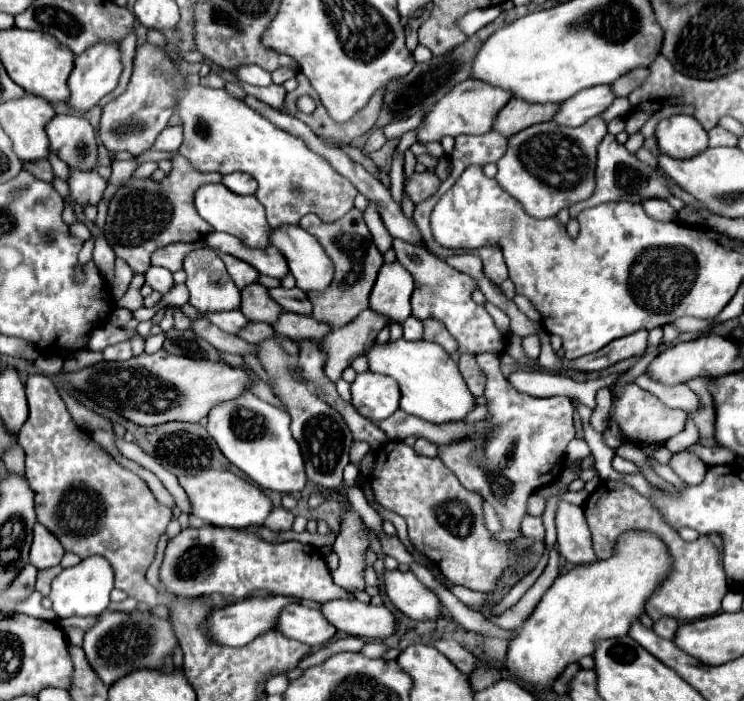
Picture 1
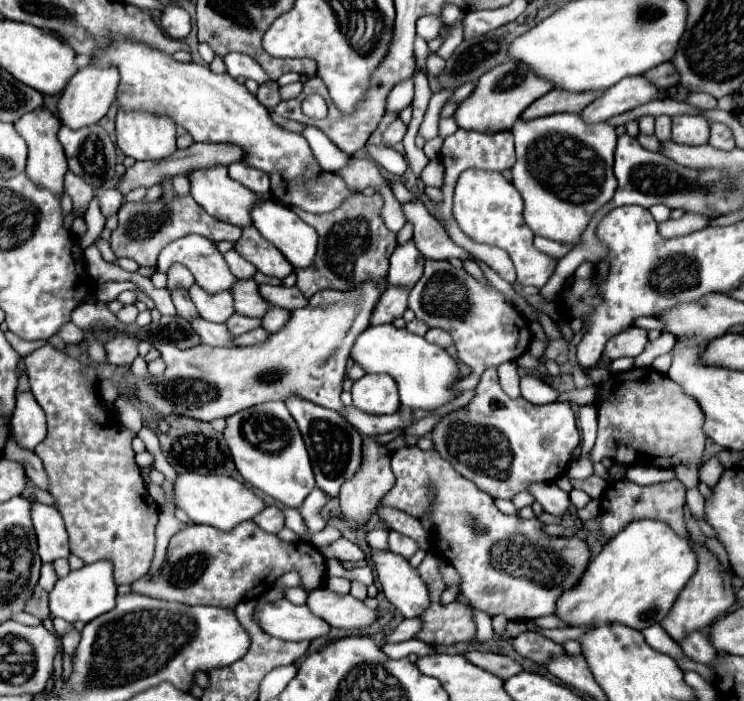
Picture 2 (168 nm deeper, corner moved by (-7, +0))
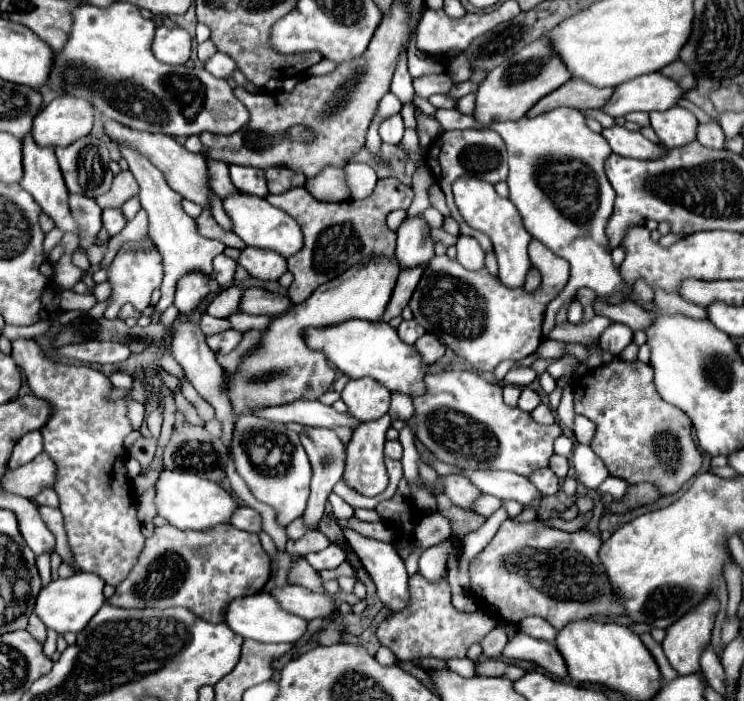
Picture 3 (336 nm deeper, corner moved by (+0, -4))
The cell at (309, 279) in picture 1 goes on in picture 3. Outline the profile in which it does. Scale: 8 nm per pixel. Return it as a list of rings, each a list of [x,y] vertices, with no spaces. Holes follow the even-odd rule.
[[[234,194],[234,196],[228,196],[224,200],[224,210],[232,218],[234,232],[244,240],[246,246],[270,248],[270,250],[282,254],[284,258],[300,252],[304,246],[300,226],[292,220],[292,216],[284,214],[280,208],[274,208],[266,198],[258,198],[252,194]]]

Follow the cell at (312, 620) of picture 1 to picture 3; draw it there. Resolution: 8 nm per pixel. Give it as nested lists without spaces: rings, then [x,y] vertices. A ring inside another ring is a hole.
[[[260,592],[250,598],[234,600],[226,608],[226,624],[242,638],[250,638],[256,642],[290,642],[290,644],[298,642],[308,626],[308,622],[304,618],[282,610],[280,604],[276,602],[276,598],[272,598],[272,594],[268,594],[268,592]]]

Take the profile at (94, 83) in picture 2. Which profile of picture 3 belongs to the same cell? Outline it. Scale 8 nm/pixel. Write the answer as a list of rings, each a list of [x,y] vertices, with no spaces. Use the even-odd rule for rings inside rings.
[[[62,94],[38,112],[32,136],[40,146],[68,146],[90,134],[94,124],[94,106],[86,98]]]

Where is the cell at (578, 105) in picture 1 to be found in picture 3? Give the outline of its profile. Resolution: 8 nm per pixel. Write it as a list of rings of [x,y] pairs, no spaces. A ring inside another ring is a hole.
[[[654,72],[618,84],[612,98],[600,110],[612,118],[622,118],[634,110],[662,112],[672,108],[682,94],[684,90],[680,90],[676,82],[662,76],[660,72]]]

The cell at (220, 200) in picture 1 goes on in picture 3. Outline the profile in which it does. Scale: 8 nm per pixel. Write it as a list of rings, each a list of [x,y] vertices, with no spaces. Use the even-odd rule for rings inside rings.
[[[106,122],[104,124],[106,134],[116,140],[116,142],[128,142],[134,150],[138,150],[140,154],[144,154],[156,168],[162,170],[166,182],[170,184],[172,190],[176,190],[178,194],[182,194],[182,198],[202,206],[202,208],[210,208],[210,178],[208,178],[208,164],[204,160],[202,154],[192,154],[188,152],[182,144],[178,144],[172,136],[166,134],[152,134],[152,132],[138,132],[132,130],[128,126],[120,126],[118,122]]]

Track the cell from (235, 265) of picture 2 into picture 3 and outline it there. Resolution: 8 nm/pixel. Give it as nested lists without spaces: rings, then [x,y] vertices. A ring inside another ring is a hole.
[[[218,254],[214,258],[214,278],[220,286],[228,286],[234,280],[234,272],[236,272],[236,260]]]

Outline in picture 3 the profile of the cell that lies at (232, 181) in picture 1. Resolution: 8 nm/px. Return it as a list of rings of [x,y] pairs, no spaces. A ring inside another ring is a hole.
[[[232,164],[232,166],[230,166],[230,178],[232,178],[234,186],[236,186],[240,192],[244,192],[244,194],[268,196],[264,170],[260,170],[260,168],[250,168],[250,166]]]

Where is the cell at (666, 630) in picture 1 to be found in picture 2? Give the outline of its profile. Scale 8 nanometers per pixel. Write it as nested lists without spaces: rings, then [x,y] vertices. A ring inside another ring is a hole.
[[[703,632],[689,634],[689,636],[681,642],[681,648],[683,648],[685,656],[689,656],[691,660],[701,662],[701,664],[711,664],[711,662],[715,660],[715,656],[717,656],[715,646],[711,644],[709,636],[705,636]]]

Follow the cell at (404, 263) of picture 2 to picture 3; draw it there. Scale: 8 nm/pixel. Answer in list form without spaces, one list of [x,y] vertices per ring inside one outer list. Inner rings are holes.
[[[406,218],[398,228],[394,260],[402,270],[426,266],[434,258],[434,242],[428,234],[430,226],[420,218]]]

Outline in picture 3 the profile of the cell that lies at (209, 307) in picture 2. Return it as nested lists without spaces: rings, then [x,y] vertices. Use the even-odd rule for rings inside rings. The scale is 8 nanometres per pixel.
[[[192,272],[186,274],[178,280],[176,284],[176,298],[174,298],[174,306],[182,312],[182,314],[194,314],[202,300],[208,298],[212,292],[218,292],[218,282],[214,278],[206,278],[200,272]]]

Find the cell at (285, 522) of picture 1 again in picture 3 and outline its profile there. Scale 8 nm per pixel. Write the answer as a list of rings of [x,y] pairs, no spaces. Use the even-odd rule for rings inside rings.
[[[240,506],[234,512],[230,524],[240,528],[240,530],[246,530],[246,532],[256,532],[256,534],[262,532],[262,518],[260,518],[260,514],[256,510],[248,508],[248,506]]]

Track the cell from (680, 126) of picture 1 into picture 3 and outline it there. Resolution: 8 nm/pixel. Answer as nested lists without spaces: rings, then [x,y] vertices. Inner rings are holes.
[[[674,106],[666,112],[652,112],[650,124],[660,138],[660,144],[666,148],[686,146],[688,142],[696,140],[698,120],[690,110]]]

